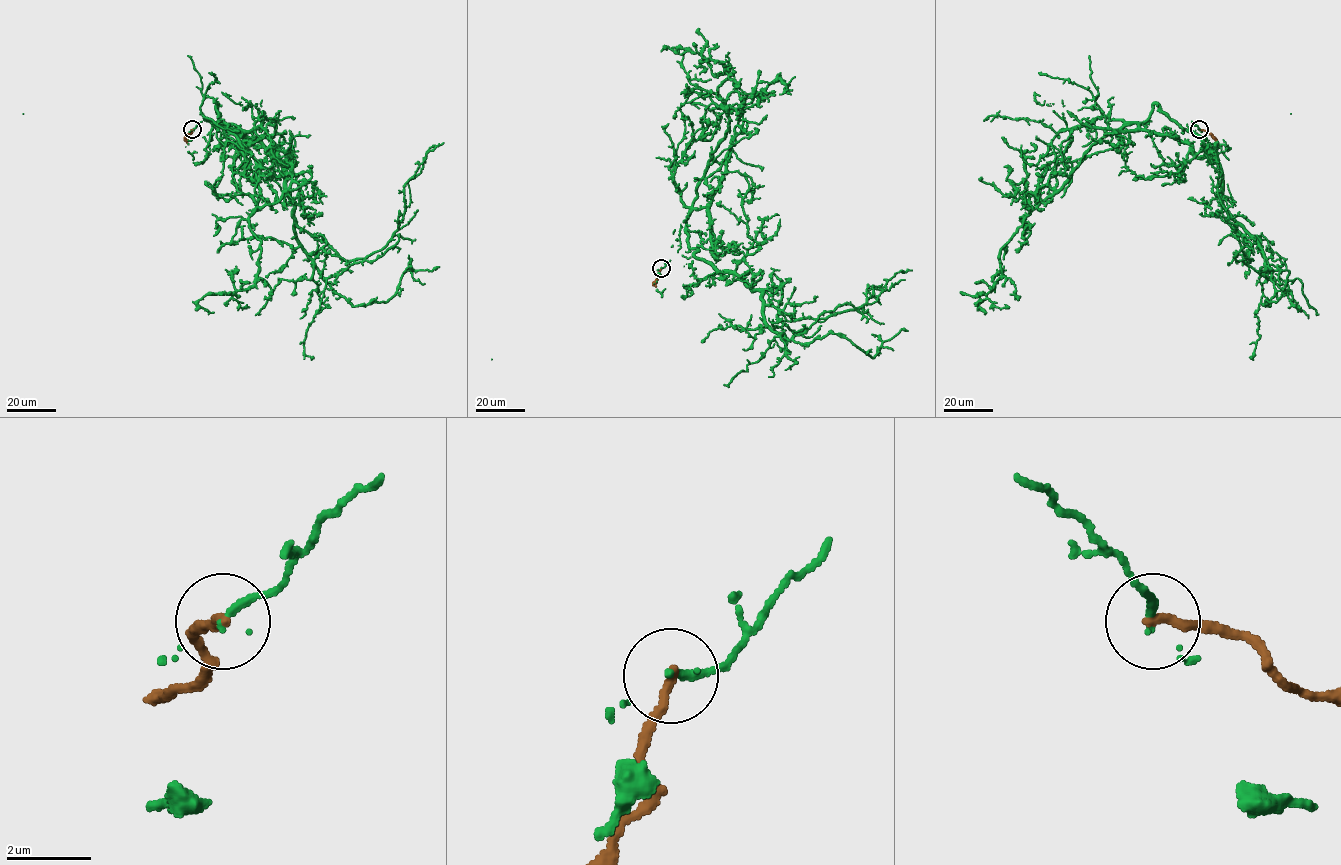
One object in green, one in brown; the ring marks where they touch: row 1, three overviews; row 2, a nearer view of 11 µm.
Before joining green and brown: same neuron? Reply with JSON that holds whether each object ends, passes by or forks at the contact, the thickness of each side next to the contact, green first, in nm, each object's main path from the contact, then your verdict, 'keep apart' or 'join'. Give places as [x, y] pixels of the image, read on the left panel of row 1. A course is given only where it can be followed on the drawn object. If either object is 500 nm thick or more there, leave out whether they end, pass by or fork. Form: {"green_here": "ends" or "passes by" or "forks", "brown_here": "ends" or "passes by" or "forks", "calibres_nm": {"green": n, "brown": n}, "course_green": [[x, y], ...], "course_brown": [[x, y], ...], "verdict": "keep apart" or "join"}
{"green_here": "ends", "brown_here": "ends", "calibres_nm": {"green": 200, "brown": 240}, "course_green": [[192, 130], [229, 127], [217, 103], [260, 188], [249, 219], [257, 281], [206, 294], [198, 304], [213, 312]], "course_brown": [[192, 130], [187, 143]], "verdict": "keep apart"}

